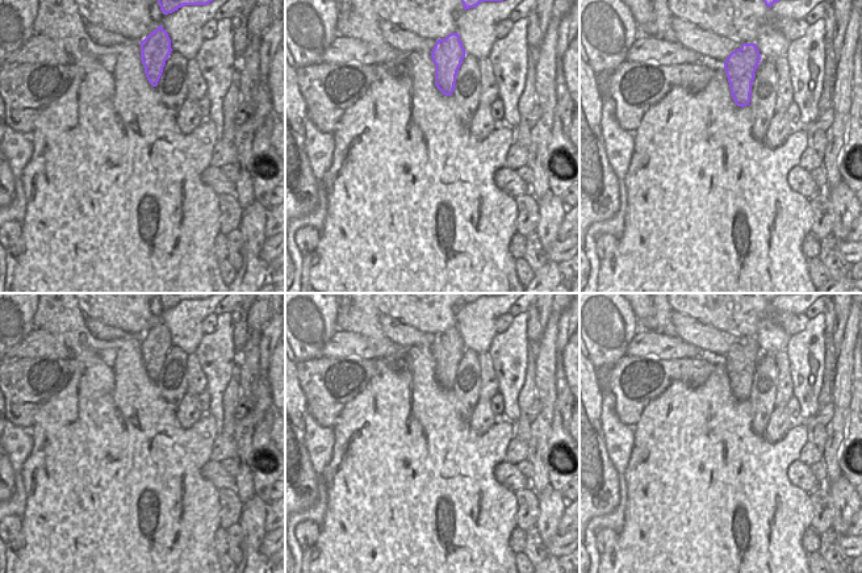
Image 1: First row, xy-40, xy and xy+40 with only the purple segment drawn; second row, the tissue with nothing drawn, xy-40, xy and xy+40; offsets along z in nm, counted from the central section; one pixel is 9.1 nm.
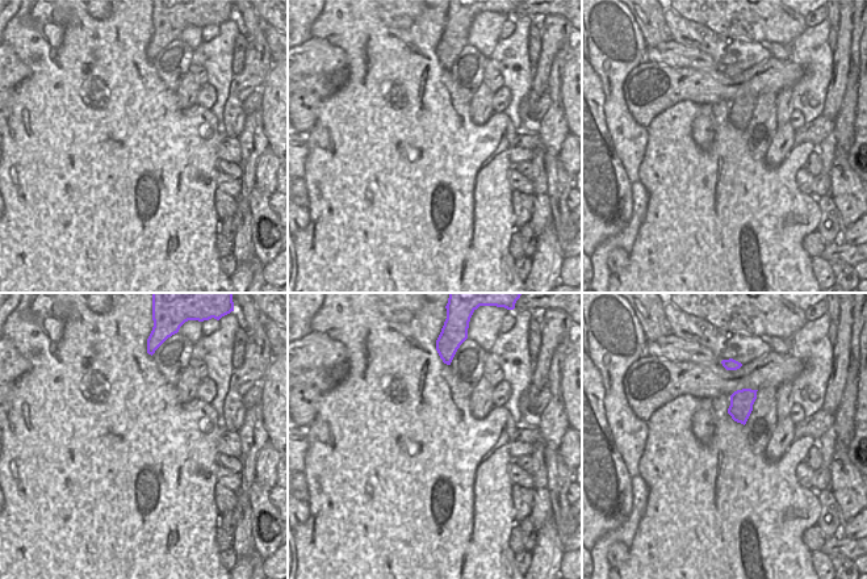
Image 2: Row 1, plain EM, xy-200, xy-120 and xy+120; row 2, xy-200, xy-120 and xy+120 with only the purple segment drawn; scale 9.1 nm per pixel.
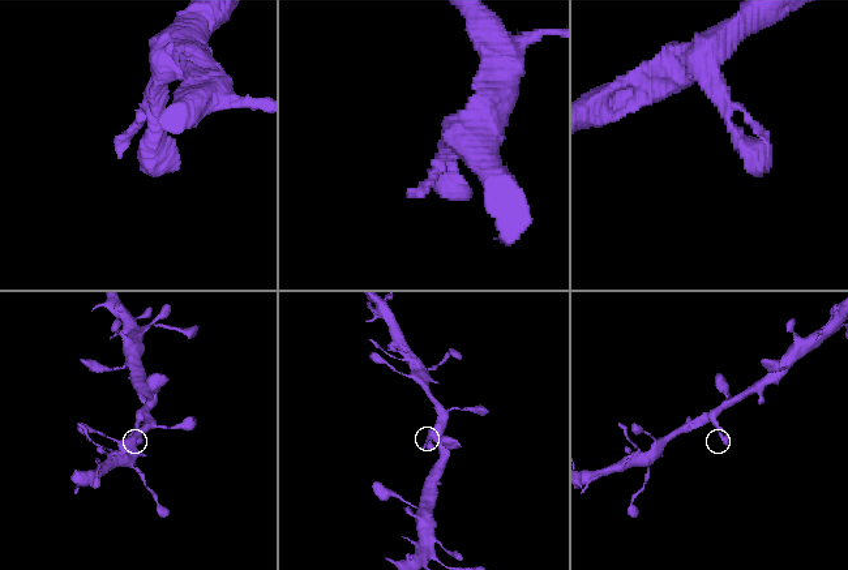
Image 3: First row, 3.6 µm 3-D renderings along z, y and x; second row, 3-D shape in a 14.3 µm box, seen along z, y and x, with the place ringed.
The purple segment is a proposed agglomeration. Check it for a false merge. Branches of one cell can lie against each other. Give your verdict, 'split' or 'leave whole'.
leave whole

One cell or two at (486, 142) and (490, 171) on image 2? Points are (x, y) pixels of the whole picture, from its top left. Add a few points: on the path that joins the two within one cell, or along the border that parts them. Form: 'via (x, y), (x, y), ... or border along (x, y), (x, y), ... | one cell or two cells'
via (466, 189), (466, 247), (476, 246), (477, 218) | one cell

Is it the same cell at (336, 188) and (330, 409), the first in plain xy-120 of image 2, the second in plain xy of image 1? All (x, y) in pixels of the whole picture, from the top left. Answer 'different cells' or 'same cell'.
different cells

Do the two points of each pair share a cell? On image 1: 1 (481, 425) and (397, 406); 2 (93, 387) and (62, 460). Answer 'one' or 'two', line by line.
1: two
2: one

